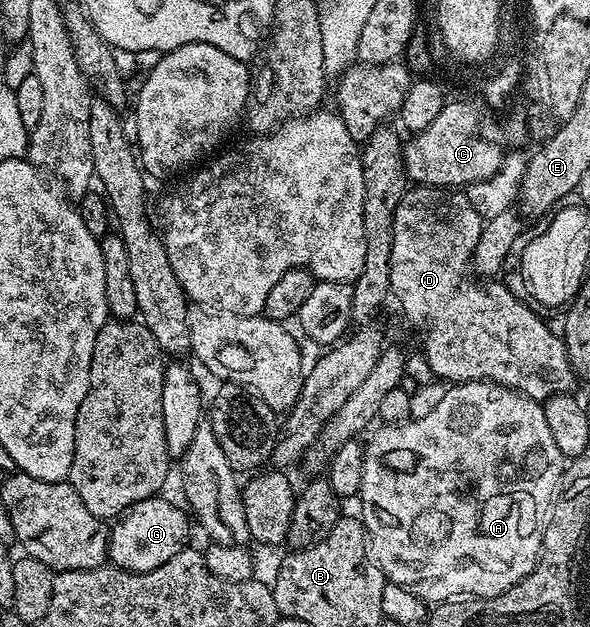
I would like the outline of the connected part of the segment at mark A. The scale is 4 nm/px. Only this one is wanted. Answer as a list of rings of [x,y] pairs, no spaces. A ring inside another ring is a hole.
[[[489,380],[451,384],[448,389],[424,416],[416,415],[406,424],[380,427],[380,432],[371,441],[366,441],[363,449],[365,470],[361,473],[361,490],[357,497],[358,503],[363,503],[361,519],[363,527],[367,529],[369,551],[383,571],[384,577],[431,606],[456,598],[499,596],[534,570],[535,551],[539,548],[539,520],[543,520],[547,496],[551,496],[555,476],[559,476],[559,452],[555,452],[557,442],[553,442],[553,436],[549,434],[549,422],[545,422],[540,401],[530,400],[512,388],[503,384],[492,384]]]

